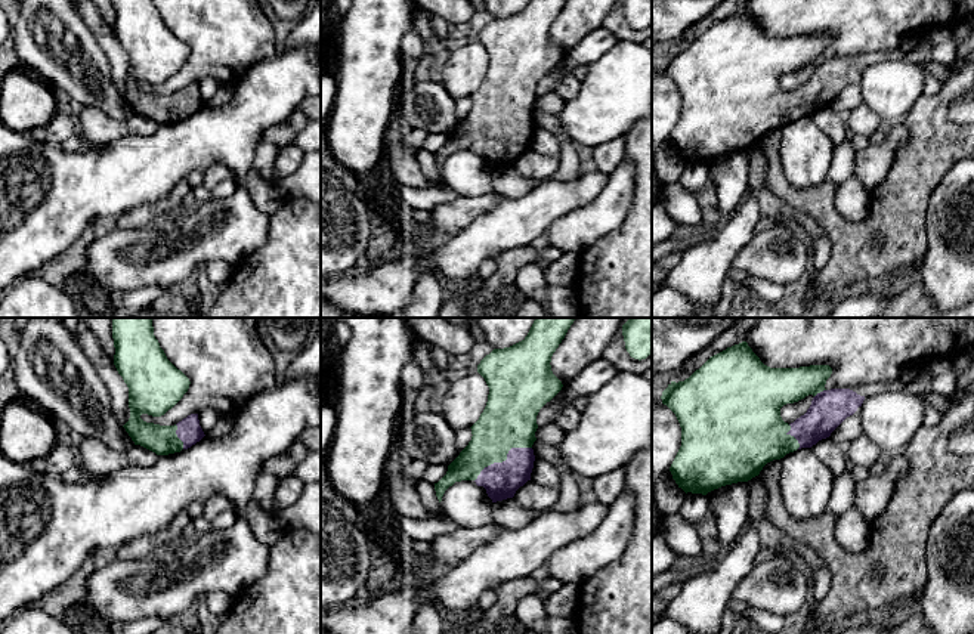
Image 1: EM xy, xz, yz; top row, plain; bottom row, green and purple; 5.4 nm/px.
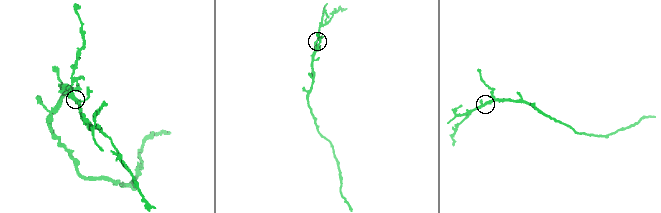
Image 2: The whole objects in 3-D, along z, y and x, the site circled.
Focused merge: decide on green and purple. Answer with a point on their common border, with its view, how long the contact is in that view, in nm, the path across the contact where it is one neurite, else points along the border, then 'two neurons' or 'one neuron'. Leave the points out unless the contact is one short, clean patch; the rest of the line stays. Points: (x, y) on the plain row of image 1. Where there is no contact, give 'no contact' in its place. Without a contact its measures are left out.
xz (503, 129) | 360 nm | one neuron

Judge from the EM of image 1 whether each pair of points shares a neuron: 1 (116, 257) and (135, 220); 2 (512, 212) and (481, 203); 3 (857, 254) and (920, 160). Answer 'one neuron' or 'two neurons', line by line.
1: two neurons
2: two neurons
3: one neuron

